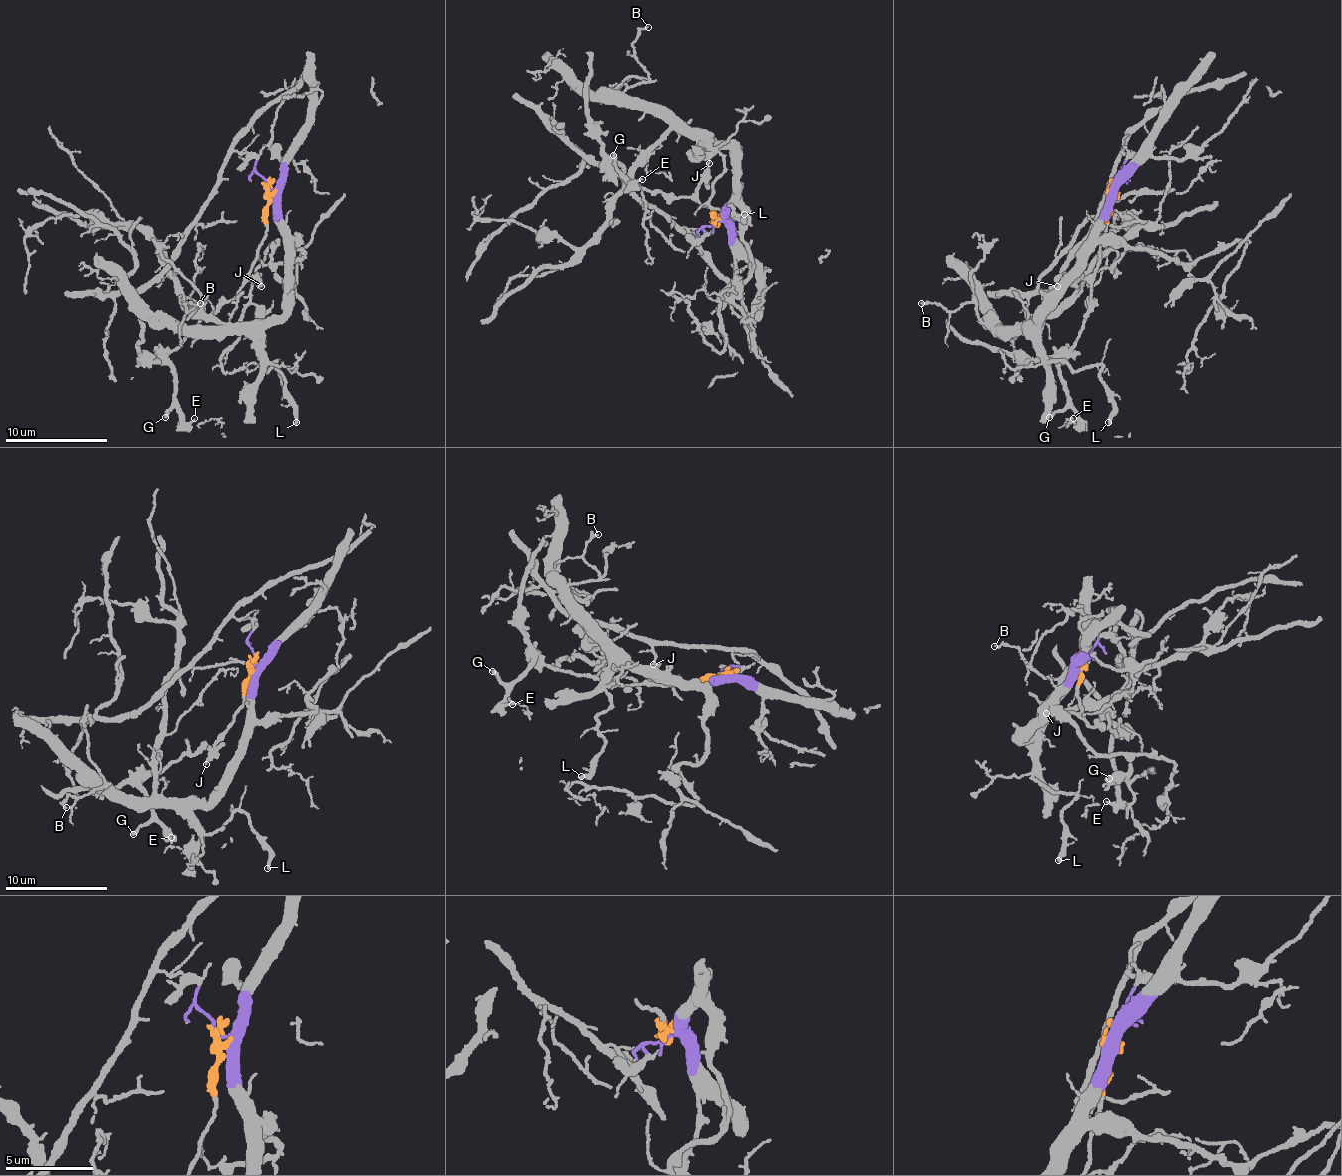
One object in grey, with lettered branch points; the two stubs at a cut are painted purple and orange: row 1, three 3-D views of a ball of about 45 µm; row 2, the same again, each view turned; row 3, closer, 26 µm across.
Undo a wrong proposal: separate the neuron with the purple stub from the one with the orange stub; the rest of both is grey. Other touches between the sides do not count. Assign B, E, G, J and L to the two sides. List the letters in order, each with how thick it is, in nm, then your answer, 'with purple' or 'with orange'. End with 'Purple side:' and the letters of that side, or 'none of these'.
B: calibre 120 nm; with purple
E: calibre 180 nm; with orange
G: calibre 260 nm; with orange
J: calibre 320 nm; with orange
L: calibre 280 nm; with purple
Purple side: B, L

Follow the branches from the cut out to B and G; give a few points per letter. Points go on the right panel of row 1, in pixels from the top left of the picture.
B: (1115, 189), (1112, 210), (1100, 230), (1087, 264), (1033, 323), (987, 325), (971, 302), (951, 310), (920, 302)
G: (1115, 189), (1084, 328), (1056, 366), (1066, 405), (1048, 418)

